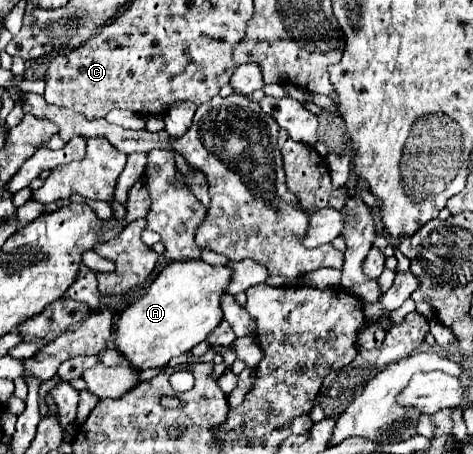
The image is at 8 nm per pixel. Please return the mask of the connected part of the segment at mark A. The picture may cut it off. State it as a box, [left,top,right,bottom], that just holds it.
[114,260,232,372]

